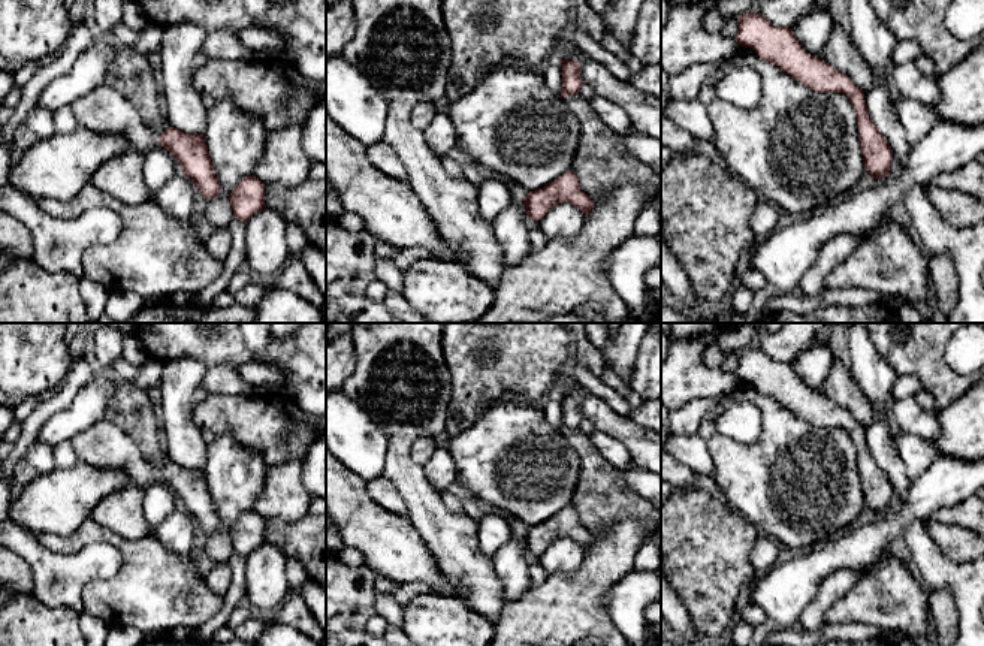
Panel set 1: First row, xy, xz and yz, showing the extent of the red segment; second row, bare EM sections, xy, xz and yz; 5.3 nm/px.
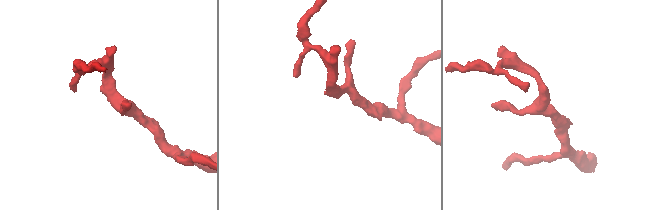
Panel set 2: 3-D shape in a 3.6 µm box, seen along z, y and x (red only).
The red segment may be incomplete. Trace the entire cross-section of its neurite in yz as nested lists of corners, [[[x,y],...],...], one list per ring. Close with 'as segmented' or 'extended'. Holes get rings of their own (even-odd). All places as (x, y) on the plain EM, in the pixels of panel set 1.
[[[760,347],[739,351],[736,375],[814,426],[845,429],[857,450],[864,504],[873,516],[890,510],[893,484],[869,452],[864,425],[858,423],[849,411],[808,389],[793,363],[775,362]]]; as segmented

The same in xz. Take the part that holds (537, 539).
[[[573,505],[565,507],[543,523],[529,526],[522,537],[526,550],[535,556],[540,556],[552,543],[564,537],[579,543],[585,552],[594,544],[594,535],[582,526]]]; as segmented

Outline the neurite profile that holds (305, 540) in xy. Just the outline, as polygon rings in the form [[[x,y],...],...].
[[[305,514],[293,523],[265,519],[265,538],[299,561],[308,577],[326,589],[326,514]]]

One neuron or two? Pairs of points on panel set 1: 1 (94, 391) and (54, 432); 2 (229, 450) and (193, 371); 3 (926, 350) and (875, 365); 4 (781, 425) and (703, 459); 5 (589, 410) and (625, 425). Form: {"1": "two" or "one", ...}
{"1": "one", "2": "two", "3": "two", "4": "two", "5": "one"}

